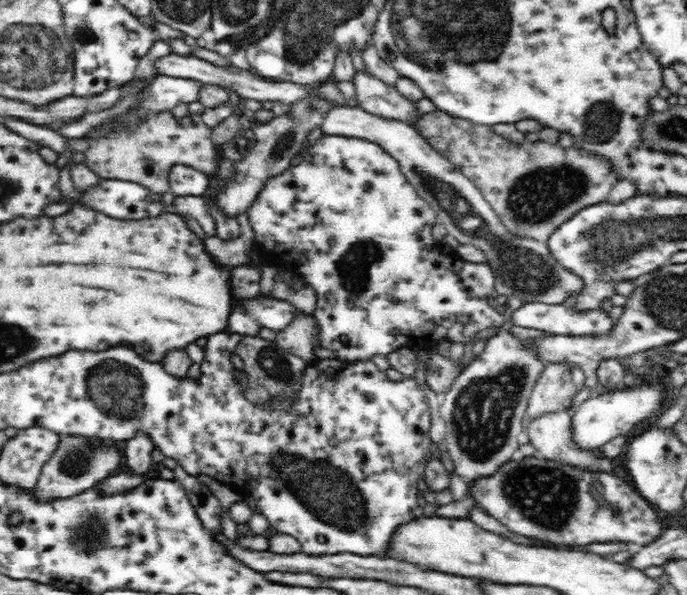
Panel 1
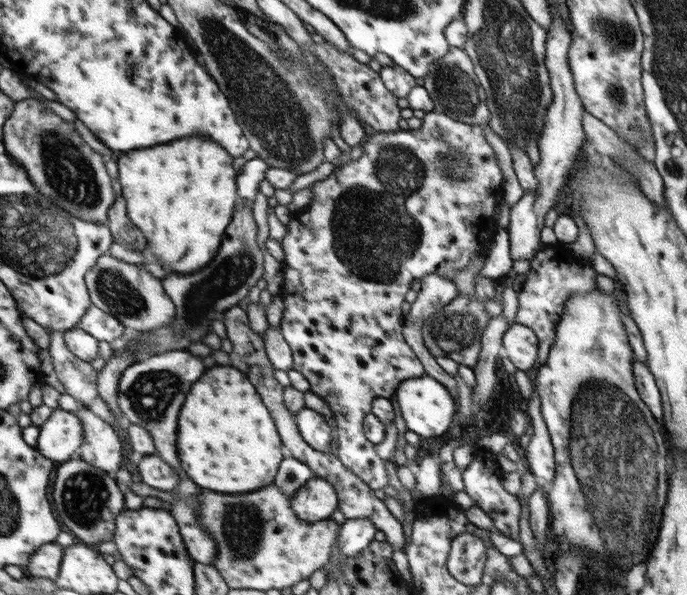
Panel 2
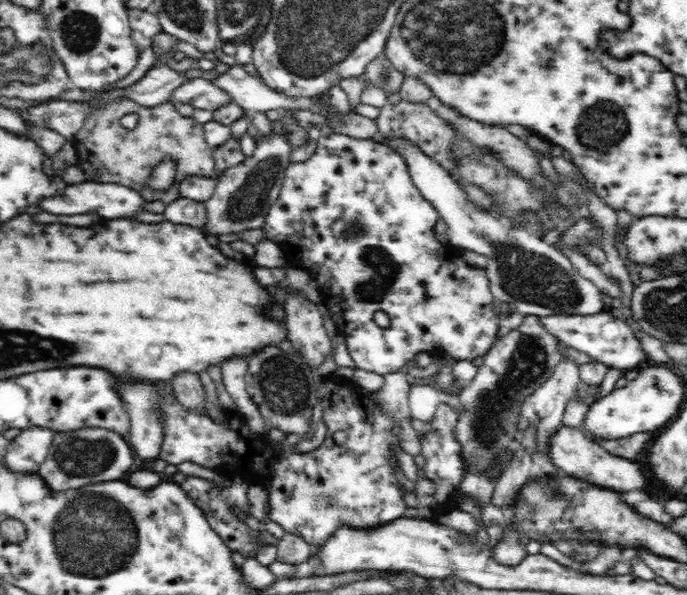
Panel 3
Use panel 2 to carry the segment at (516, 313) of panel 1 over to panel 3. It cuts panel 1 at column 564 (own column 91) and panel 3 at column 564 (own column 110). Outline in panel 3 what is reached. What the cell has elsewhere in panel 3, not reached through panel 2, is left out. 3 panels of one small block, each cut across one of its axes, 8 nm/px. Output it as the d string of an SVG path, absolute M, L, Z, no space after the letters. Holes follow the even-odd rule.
M609 309L592 314L559 314L537 317L542 328L545 328L556 341L584 353L594 360L602 361L606 366L615 369L636 369L639 363L646 360L642 345L625 321L612 315Z

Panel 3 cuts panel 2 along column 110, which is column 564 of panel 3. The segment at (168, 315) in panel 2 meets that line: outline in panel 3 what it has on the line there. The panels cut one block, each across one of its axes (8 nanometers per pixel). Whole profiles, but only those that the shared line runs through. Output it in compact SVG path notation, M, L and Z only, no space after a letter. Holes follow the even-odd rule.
M380 132L372 139L391 148L404 159L409 177L421 197L446 221L449 242L460 250L472 250L488 258L485 270L494 298L500 299L500 302L514 304L516 312L537 317L572 313L592 314L606 310L601 299L602 293L572 265L570 258L556 246L553 235L542 238L526 228L510 227L510 223L495 217L490 210L479 208L468 197L464 184L460 184L444 165L440 165L434 157L422 151L412 139L402 135L384 137Z

